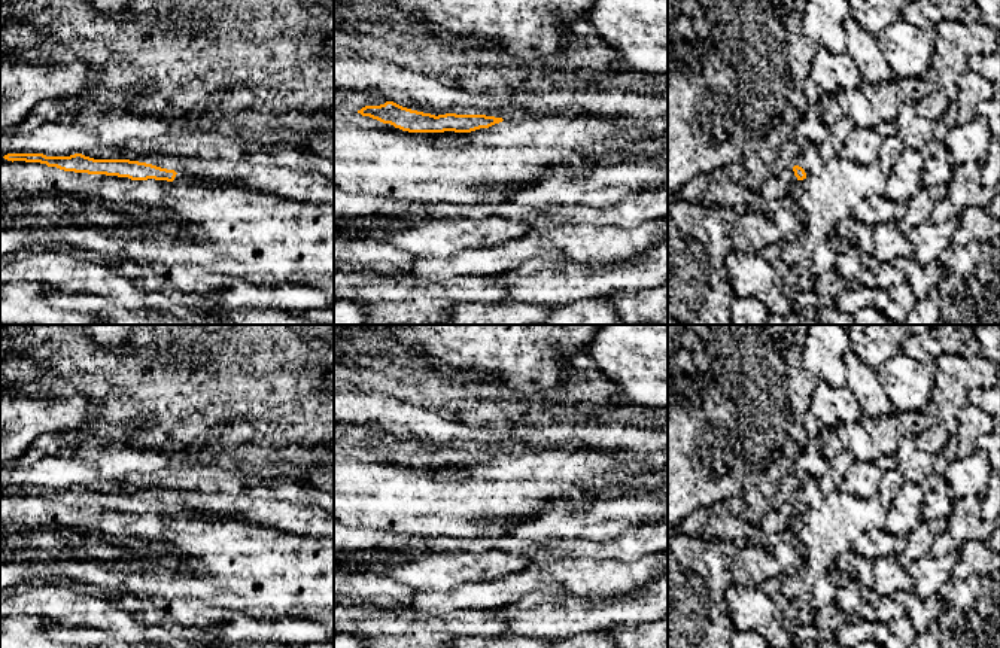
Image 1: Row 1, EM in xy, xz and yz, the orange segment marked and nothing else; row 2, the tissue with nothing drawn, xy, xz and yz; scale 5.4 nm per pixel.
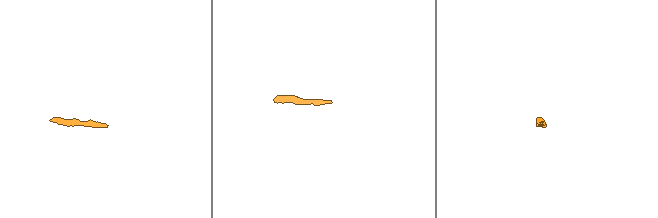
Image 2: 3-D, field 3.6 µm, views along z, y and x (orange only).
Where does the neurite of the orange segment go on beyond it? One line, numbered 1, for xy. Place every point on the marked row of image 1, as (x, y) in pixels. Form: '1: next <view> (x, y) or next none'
1: next xy (181, 178)

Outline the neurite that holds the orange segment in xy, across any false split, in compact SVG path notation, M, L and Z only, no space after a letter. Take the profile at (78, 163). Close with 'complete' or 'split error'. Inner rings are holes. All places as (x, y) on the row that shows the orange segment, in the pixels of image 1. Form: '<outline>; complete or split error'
M7 153L3 156L7 161L25 161L25 162L40 162L48 167L57 167L64 171L88 173L88 174L106 174L128 177L131 180L167 180L174 183L204 183L212 185L230 185L230 183L215 183L212 180L195 182L189 173L161 168L152 164L130 161L130 159L94 159L82 153L75 153L70 156L46 156L43 153Z; split error

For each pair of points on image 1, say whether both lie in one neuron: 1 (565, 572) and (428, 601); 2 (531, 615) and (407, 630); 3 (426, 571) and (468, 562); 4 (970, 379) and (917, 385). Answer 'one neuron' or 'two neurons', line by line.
1: one neuron
2: two neurons
3: one neuron
4: two neurons

